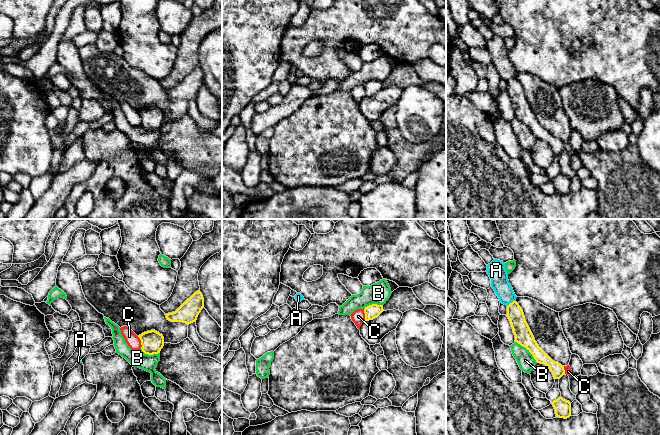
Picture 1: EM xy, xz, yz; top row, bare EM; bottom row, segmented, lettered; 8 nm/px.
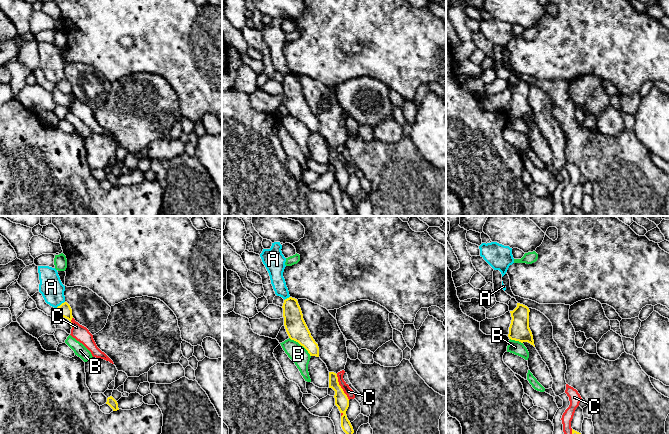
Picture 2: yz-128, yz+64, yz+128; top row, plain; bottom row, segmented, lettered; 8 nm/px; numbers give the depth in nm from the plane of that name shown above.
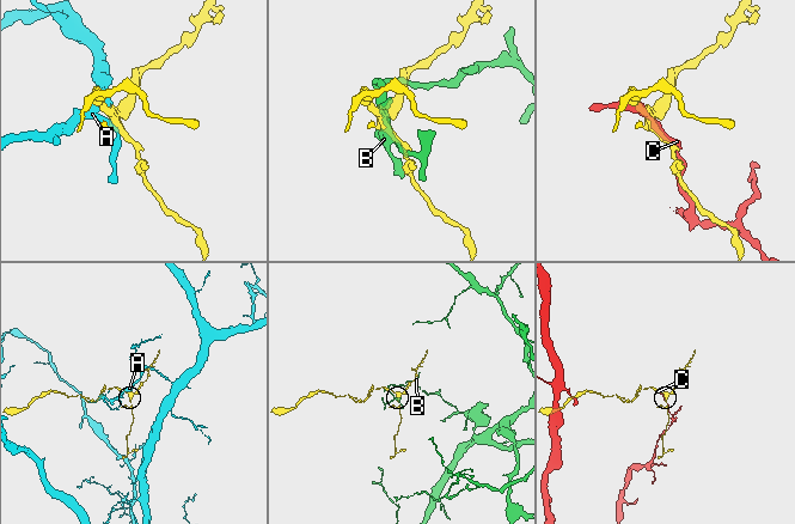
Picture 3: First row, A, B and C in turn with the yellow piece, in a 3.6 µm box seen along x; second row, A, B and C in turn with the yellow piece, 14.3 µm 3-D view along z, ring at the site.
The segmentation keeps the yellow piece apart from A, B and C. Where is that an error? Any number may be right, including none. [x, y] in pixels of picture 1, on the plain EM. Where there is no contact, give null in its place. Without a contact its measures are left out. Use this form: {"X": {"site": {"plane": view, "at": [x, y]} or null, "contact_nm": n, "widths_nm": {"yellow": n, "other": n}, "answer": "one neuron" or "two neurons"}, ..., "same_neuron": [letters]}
{"A": {"site": {"plane": "yz", "at": [512, 78]}, "contact_nm": 90, "widths_nm": {"yellow": 140, "other": 140}, "answer": "two neurons"}, "B": {"site": {"plane": "yz", "at": [527, 125]}, "contact_nm": 260, "widths_nm": {"yellow": 140, "other": 140}, "answer": "two neurons"}, "C": {"site": {"plane": "xy", "at": [141, 118]}, "contact_nm": 110, "widths_nm": {"yellow": 180, "other": 110}, "answer": "two neurons"}, "same_neuron": []}

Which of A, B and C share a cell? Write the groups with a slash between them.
A / B / C

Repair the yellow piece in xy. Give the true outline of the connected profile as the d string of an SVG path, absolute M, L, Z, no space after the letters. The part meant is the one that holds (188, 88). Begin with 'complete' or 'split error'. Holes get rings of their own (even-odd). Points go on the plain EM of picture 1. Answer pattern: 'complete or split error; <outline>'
complete; M199 67L187 75L175 88L165 90L171 98L183 98L187 101L196 98L197 93L204 83L204 74Z

